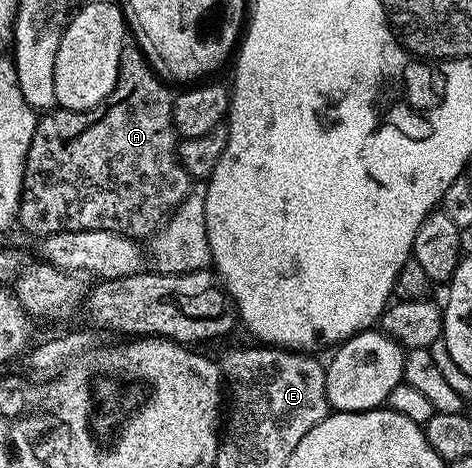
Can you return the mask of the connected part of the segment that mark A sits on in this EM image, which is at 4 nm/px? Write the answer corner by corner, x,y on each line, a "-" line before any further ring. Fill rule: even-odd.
126,44
120,52
116,86
99,106
90,111
54,108
43,113
22,168
22,195
16,215
20,226
22,222
28,233
37,236
65,230
111,230
142,240
153,234
192,189
190,174
176,153
175,95
169,88
137,45

